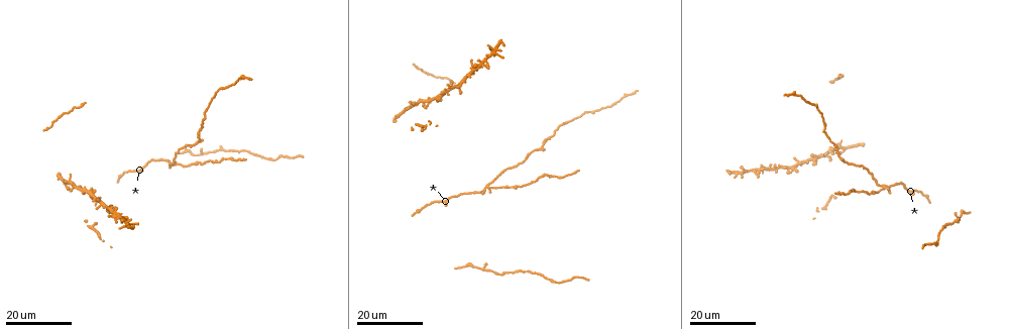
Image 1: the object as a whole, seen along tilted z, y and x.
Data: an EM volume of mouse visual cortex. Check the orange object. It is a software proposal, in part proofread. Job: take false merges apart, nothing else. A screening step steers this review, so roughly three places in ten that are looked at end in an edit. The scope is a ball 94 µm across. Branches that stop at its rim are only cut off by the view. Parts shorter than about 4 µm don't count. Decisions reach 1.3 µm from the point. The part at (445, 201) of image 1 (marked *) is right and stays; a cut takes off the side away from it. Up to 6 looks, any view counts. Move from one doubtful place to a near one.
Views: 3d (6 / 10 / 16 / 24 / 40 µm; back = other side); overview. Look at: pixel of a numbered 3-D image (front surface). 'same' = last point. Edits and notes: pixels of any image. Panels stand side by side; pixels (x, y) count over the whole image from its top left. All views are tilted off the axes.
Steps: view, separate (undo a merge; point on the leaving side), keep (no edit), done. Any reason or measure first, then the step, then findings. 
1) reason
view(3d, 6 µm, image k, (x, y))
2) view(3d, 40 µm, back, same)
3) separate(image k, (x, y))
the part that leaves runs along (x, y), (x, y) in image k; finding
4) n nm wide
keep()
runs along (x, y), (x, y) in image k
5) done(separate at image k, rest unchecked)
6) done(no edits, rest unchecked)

four or more arms meet
view(3d, 16 µm, image 1, (883, 185))

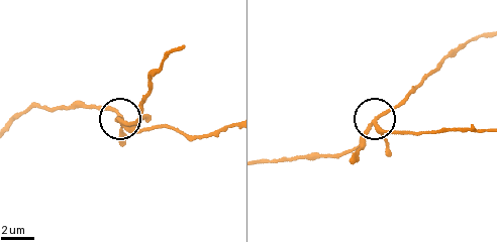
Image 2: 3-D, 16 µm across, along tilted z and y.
view(3d, 6 µm, image 2, (122, 122))

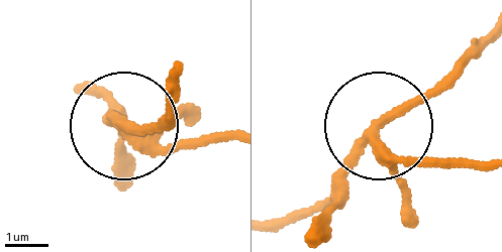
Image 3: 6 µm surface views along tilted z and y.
side arm 34 µm; 4 arms
keep()
all the same neuron

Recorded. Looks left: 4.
view(3d, 16 µm, image 1, (825, 155))

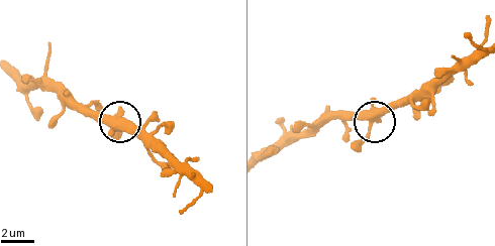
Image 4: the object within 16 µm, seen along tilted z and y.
zoom in
view(3d, 6 µm, image 4, (371, 124))

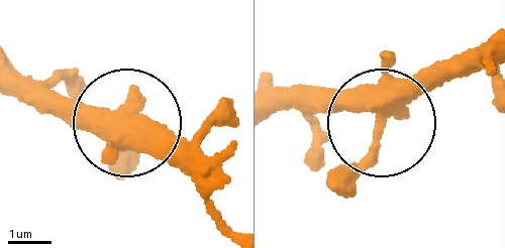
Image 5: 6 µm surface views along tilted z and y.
keep()
one neuron here

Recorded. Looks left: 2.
four-way junction
view(3d, 16 µm, image 1, (70, 179))

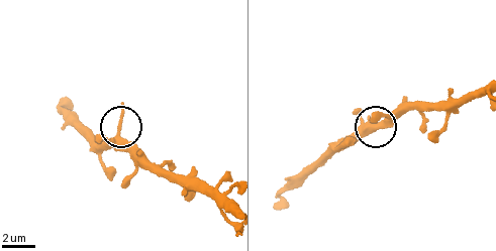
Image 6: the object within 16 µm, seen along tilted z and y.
view(3d, 6 µm, image 6, (119, 131))

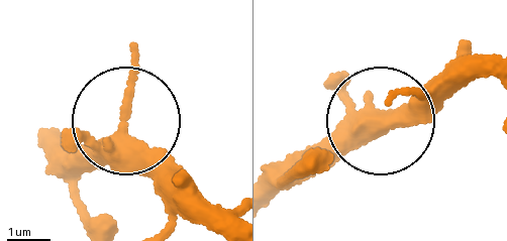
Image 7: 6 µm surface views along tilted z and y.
4 arms
keep()
all the same neuron

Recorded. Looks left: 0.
done(no edits, rest unchecked)

